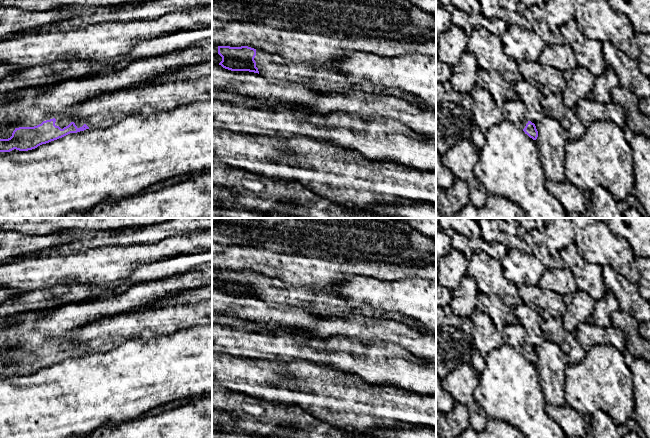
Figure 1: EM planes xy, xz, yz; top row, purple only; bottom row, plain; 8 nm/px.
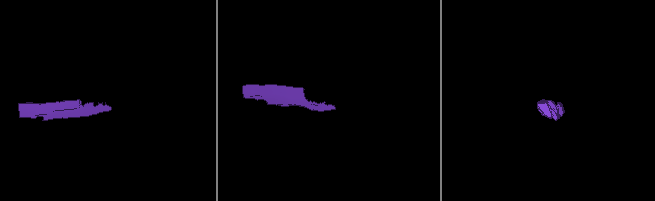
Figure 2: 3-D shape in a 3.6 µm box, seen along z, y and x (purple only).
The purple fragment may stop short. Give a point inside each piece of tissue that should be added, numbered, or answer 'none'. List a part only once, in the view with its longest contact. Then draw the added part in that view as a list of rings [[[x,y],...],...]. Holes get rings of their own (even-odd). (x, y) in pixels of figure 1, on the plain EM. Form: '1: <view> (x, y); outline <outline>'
1: xy (102, 335); outline [[[212,299],[195,304],[181,304],[171,307],[152,307],[136,310],[111,318],[96,320],[68,334],[66,340],[55,342],[55,349],[61,353],[74,346],[77,352],[86,348],[89,352],[106,352],[128,340],[149,341],[155,337],[178,332],[197,325],[212,324]]]

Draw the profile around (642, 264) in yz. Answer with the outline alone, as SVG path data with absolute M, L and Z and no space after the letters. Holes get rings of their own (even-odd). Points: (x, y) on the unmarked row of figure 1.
M635 257L634 266L640 275L639 294L650 302L650 257Z

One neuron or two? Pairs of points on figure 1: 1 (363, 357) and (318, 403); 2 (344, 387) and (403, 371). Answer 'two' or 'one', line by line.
1: two
2: two

